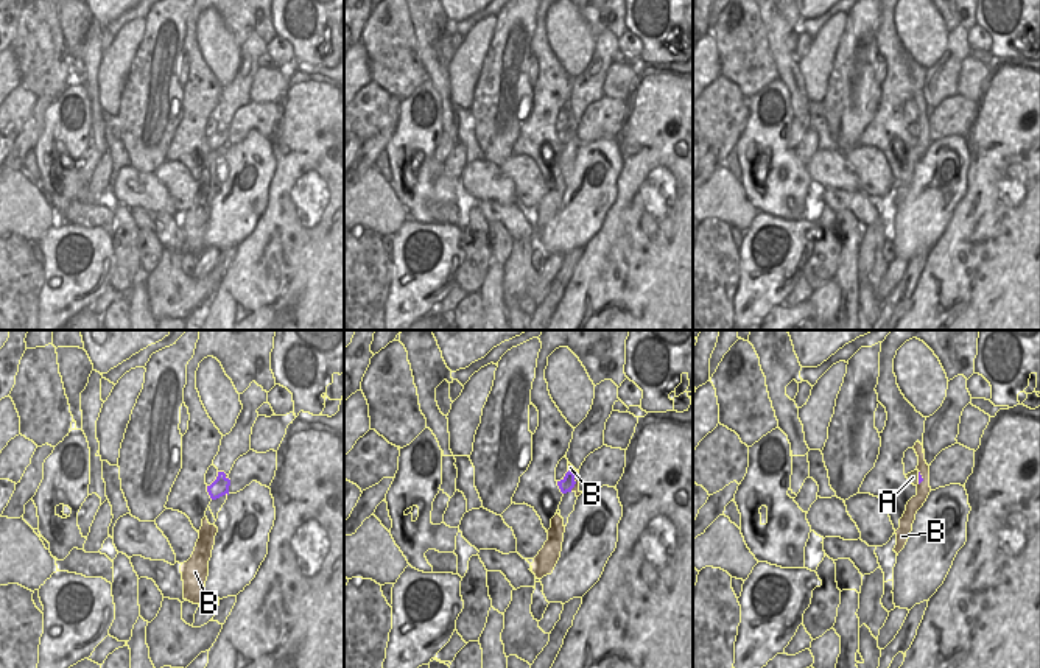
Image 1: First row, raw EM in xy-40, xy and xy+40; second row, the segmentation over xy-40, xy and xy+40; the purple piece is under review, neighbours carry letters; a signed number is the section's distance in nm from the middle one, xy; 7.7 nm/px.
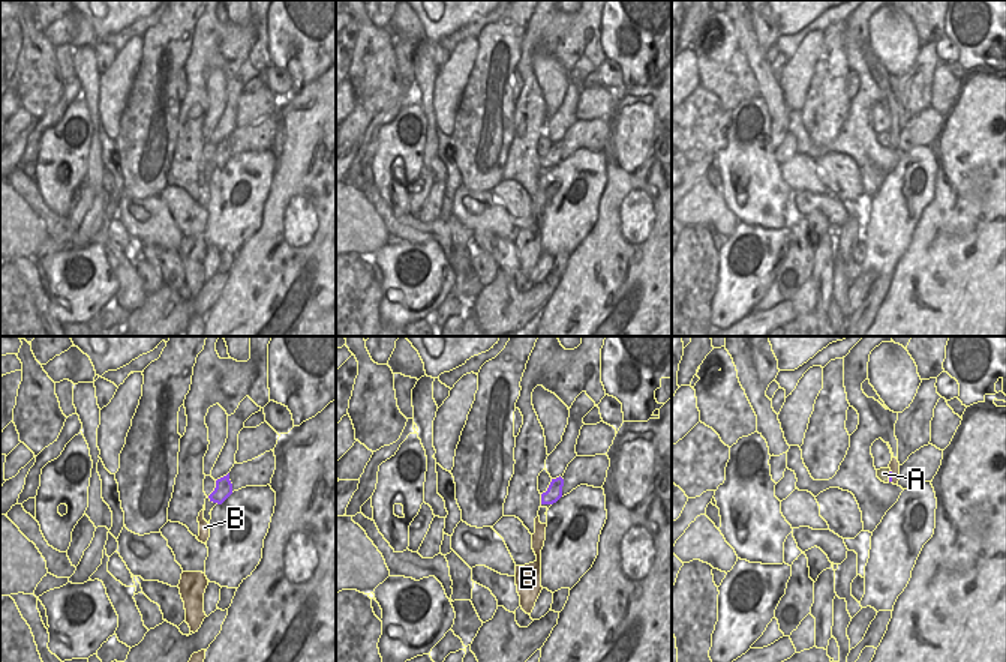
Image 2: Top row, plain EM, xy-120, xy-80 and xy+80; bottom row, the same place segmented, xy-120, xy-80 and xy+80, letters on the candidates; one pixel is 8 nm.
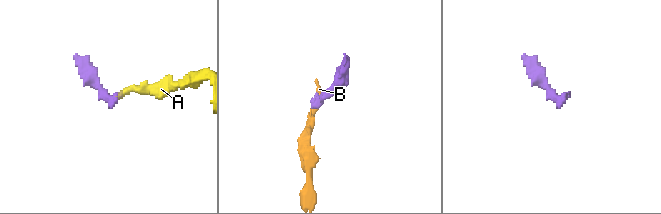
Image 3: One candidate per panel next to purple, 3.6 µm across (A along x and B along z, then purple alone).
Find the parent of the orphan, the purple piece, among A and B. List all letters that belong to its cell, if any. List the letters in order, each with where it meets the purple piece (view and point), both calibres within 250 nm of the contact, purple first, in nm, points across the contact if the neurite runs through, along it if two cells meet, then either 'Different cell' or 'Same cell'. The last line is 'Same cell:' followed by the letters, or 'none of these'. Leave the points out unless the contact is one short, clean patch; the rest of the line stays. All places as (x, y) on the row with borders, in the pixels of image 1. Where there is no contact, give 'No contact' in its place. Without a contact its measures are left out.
A: Touches purple at xy+40 (919, 478). Thickness 30 nm (purple) against 90 nm. Path across: xy+40 (920, 478), (919, 478), (913, 477). Same cell
B: Touches purple at xy (573, 480). Thickness 110 nm (purple) against 50 nm. Boundary: xy (569, 469), (575, 478), (575, 486), (570, 491). Different cell
Same cell: A

